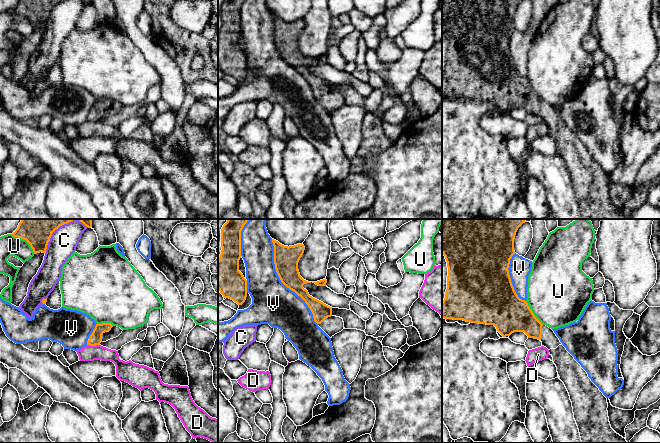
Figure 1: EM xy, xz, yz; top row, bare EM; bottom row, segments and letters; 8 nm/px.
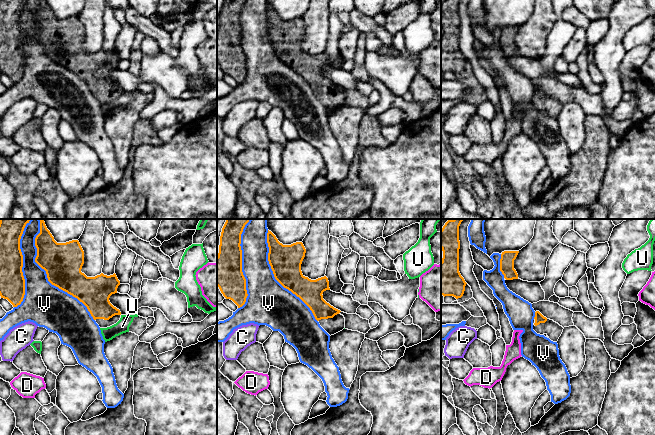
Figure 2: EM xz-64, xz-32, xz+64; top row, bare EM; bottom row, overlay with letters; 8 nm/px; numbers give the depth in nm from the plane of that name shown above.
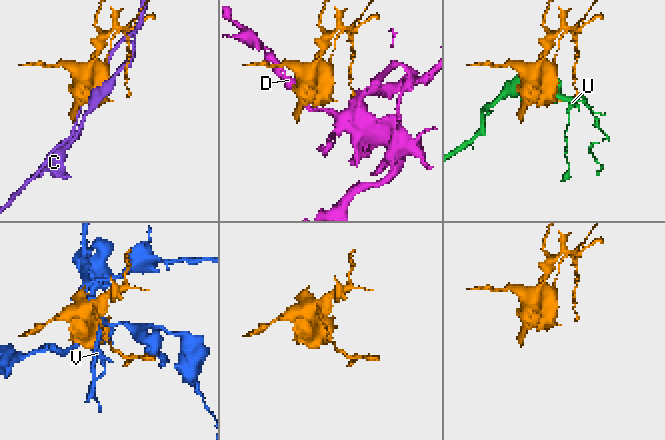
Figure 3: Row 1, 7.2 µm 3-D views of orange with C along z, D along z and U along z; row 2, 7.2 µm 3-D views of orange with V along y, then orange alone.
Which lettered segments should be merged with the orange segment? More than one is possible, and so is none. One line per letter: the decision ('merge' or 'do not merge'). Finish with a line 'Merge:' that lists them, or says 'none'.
C: do not merge
D: do not merge
U: do not merge
V: do not merge
Merge: none

